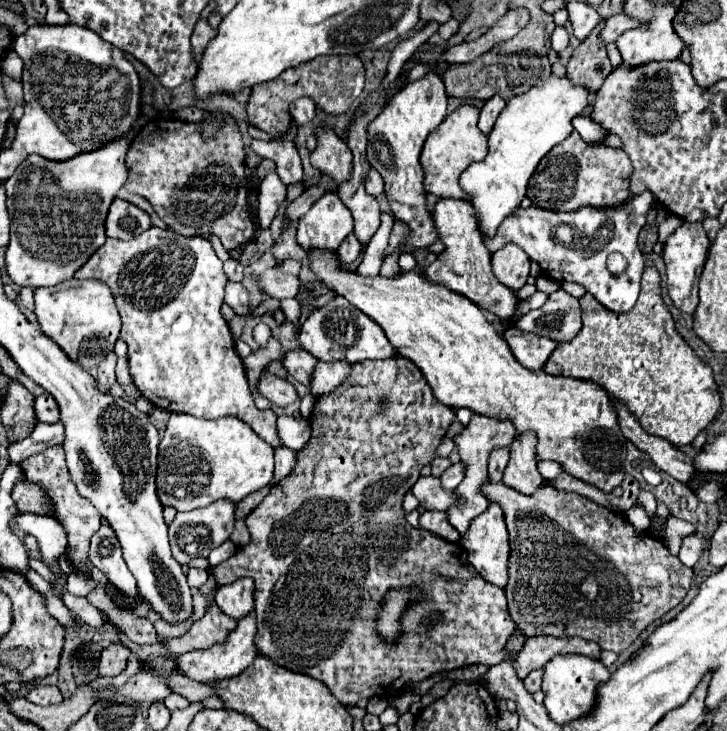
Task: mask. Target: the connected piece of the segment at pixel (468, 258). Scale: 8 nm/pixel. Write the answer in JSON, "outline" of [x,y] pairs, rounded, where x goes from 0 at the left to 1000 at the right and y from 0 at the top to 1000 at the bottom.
{"outline":[[[605,274],[594,290],[600,315],[605,320],[605,331],[613,337],[613,342],[602,350],[600,358],[594,358],[586,367],[575,367],[580,378],[594,389],[608,389],[611,394],[641,405],[655,419],[677,427],[682,435],[699,435],[710,427],[710,402],[707,397],[691,391],[674,361],[674,345],[663,331],[663,323],[655,312],[655,298],[649,295],[649,282],[641,274]]]}

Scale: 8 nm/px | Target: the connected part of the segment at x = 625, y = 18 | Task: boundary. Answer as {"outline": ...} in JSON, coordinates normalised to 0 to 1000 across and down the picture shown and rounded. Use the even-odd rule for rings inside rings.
{"outline":[[[847,19],[847,22],[839,22],[834,27],[834,38],[828,41],[828,55],[836,60],[836,57],[845,57],[856,44],[867,41],[867,38],[878,38],[880,30],[875,25],[867,25],[864,19]]]}

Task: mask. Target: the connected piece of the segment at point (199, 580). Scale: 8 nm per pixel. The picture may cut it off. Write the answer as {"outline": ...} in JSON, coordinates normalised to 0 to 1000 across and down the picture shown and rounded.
{"outline":[[[259,777],[259,799],[264,804],[275,804],[286,793],[286,780],[272,780],[272,777]]]}

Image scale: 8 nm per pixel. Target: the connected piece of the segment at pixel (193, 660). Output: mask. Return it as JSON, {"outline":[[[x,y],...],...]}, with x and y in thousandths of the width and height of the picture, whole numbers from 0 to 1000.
{"outline":[[[349,837],[333,848],[327,848],[325,862],[314,870],[311,881],[297,881],[286,889],[270,889],[270,892],[259,892],[245,897],[245,917],[248,922],[259,925],[261,930],[278,933],[278,936],[289,936],[289,933],[300,933],[308,927],[322,927],[330,919],[336,919],[347,903],[352,900],[352,886],[349,886],[349,867],[352,867],[352,843]]]}

